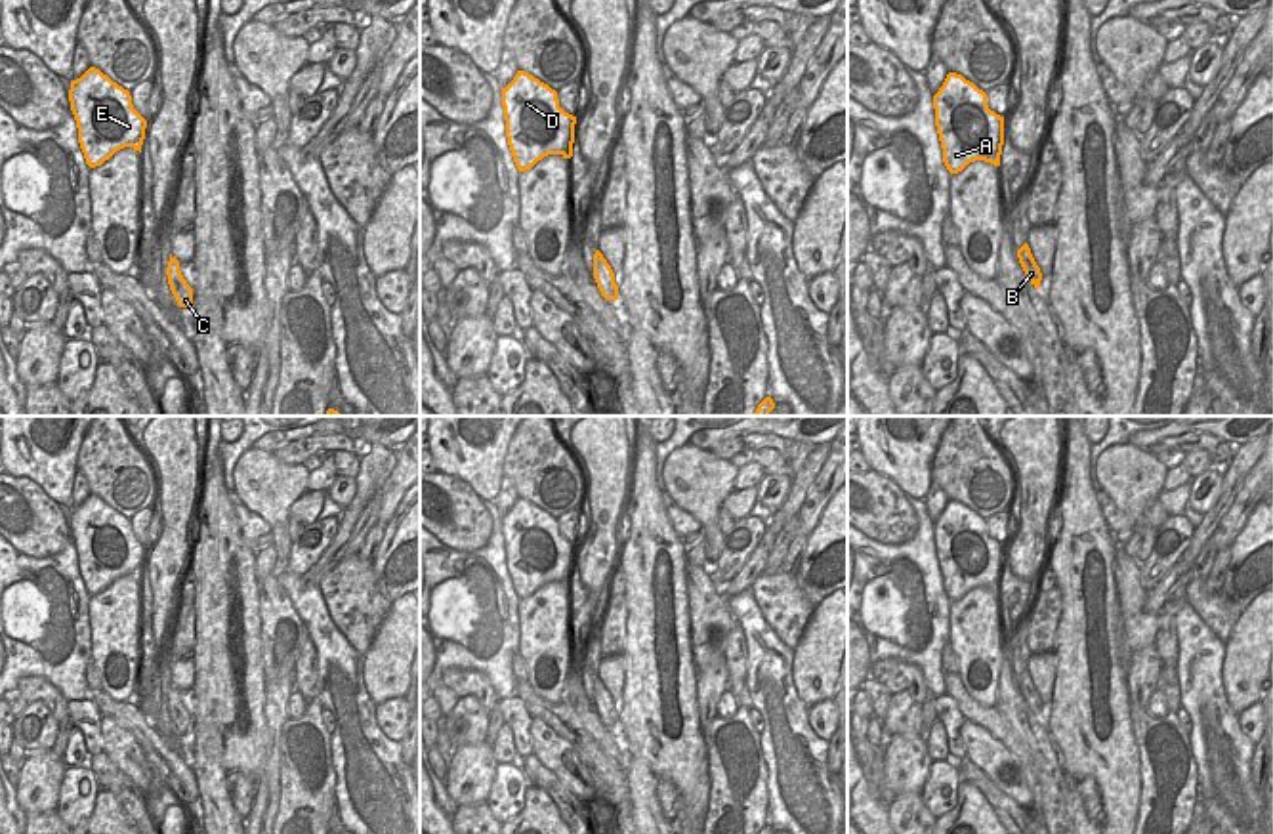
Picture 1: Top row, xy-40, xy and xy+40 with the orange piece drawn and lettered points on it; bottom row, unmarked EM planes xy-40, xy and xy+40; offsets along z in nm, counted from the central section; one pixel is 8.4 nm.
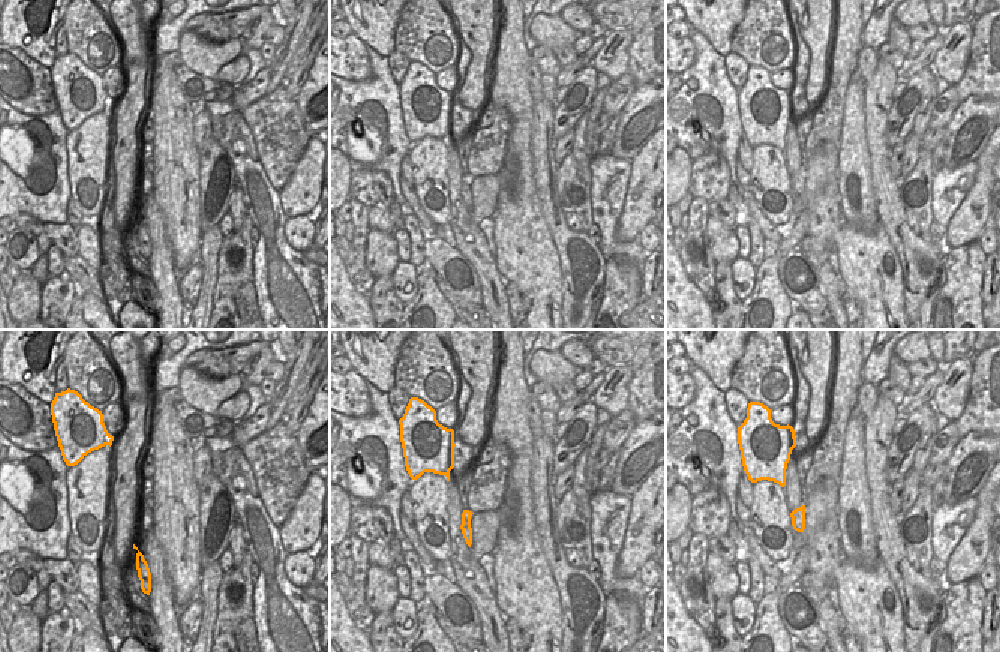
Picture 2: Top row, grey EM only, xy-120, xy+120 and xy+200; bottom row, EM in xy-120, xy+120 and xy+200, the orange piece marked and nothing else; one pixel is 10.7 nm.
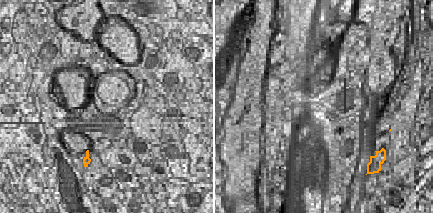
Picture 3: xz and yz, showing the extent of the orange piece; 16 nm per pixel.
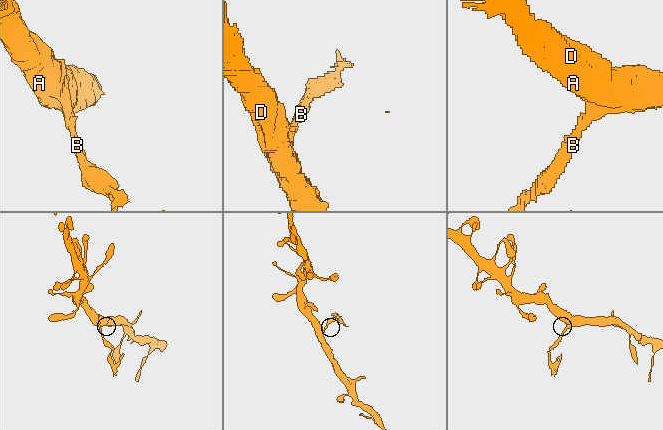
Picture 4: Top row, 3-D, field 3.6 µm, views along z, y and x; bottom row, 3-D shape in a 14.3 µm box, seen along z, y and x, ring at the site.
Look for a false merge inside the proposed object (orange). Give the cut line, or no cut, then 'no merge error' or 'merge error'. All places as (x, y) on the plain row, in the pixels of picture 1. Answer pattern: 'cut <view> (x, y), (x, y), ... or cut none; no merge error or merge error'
cut xy+40 (1031, 682), (1022, 693); merge error

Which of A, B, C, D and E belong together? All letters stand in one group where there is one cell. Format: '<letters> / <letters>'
A D E / B C

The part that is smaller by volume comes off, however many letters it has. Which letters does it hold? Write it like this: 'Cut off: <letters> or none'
Cut off: B, C

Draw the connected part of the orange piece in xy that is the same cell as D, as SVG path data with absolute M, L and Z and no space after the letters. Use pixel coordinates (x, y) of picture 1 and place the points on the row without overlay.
M525 498L502 515L506 565L519 599L548 582L573 584L576 544L559 534L557 519Z

